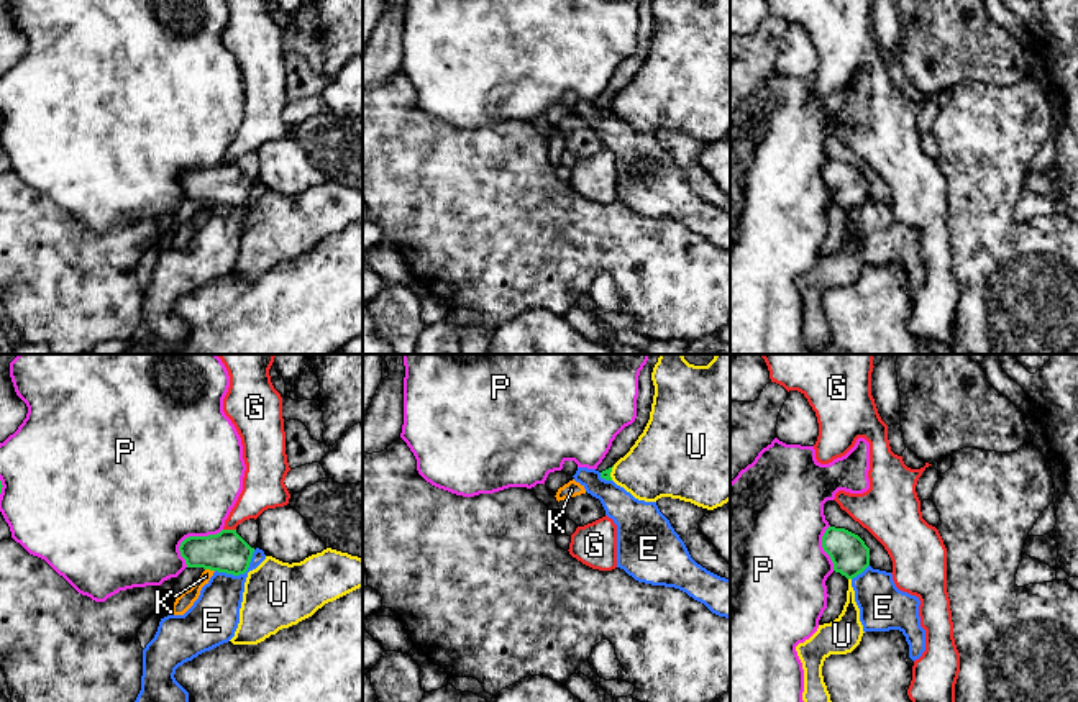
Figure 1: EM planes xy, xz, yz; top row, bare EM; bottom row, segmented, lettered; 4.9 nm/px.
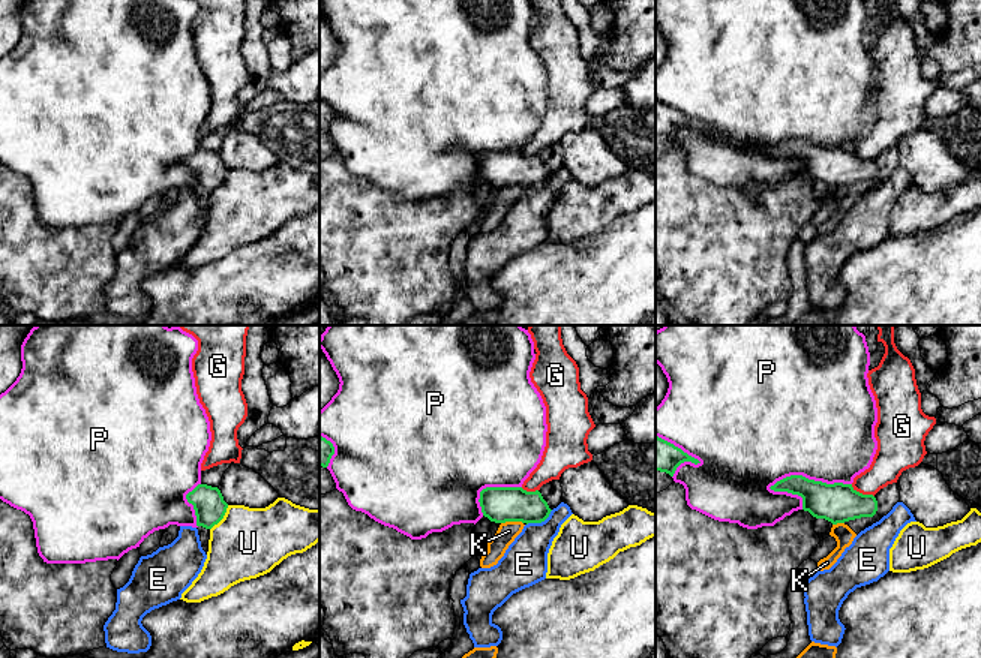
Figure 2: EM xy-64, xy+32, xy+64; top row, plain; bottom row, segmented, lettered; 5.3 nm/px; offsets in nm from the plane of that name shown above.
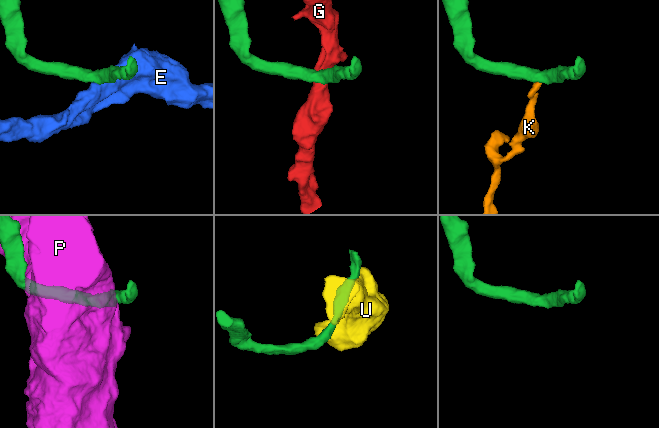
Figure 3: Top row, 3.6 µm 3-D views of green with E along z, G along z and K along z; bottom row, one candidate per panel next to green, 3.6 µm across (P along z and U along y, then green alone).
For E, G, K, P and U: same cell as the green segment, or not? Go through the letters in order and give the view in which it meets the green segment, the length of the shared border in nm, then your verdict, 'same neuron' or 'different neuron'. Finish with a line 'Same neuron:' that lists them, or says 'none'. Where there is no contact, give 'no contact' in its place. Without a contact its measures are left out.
E: xy | 220 nm | different neuron
G: xy | 60 nm | different neuron
K: xy | 50 nm | different neuron
P: xy | 260 nm | different neuron
U: xz | 70 nm | different neuron
Same neuron: none

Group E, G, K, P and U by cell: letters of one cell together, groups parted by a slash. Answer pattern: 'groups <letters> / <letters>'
groups E / G / K / P / U

